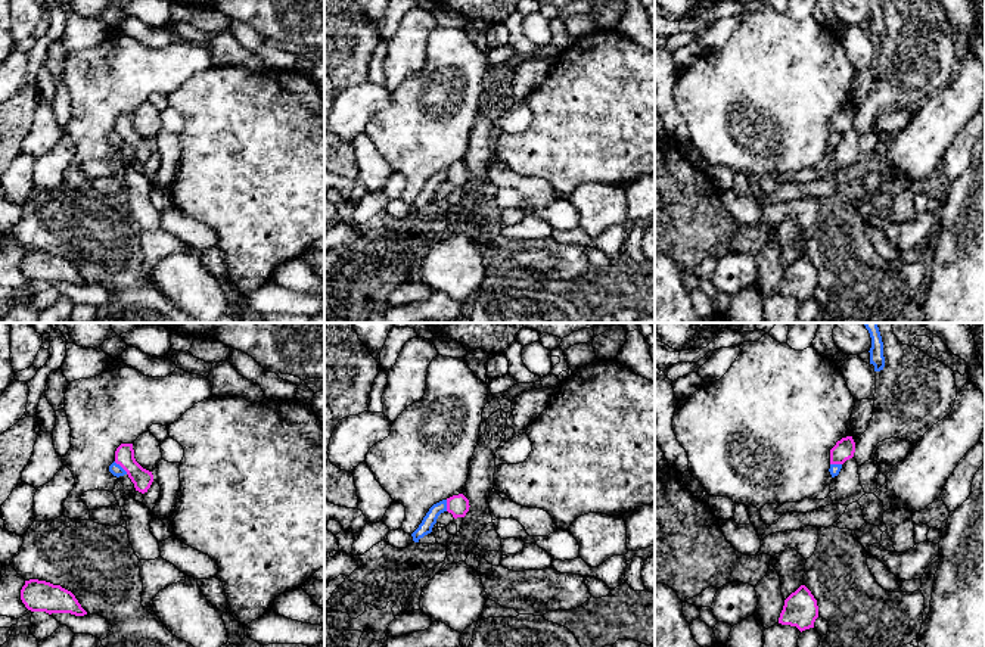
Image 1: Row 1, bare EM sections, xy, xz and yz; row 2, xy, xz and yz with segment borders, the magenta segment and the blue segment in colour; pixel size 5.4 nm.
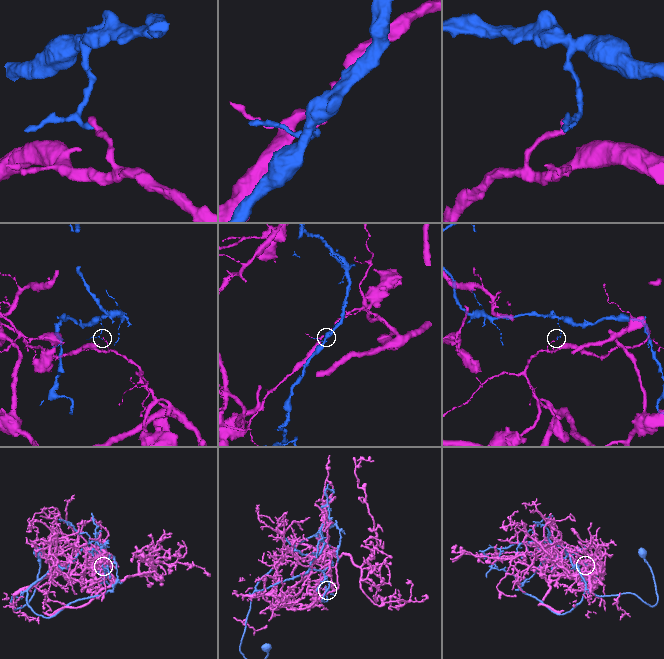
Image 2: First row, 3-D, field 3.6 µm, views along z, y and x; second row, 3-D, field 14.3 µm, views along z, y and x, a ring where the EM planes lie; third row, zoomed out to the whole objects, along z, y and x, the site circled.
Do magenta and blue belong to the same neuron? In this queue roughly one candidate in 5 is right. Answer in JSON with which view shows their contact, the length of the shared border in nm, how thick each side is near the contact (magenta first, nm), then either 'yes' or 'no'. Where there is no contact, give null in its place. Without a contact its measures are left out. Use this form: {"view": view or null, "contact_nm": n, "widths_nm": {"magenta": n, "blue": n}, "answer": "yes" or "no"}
{"view": "xy", "contact_nm": 100, "widths_nm": {"magenta": 110, "blue": 70}, "answer": "no"}

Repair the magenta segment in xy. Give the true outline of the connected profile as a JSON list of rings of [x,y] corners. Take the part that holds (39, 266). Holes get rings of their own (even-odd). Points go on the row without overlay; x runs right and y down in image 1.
[[[25,251],[21,259],[21,270],[31,281],[87,284],[71,261],[46,251]]]

